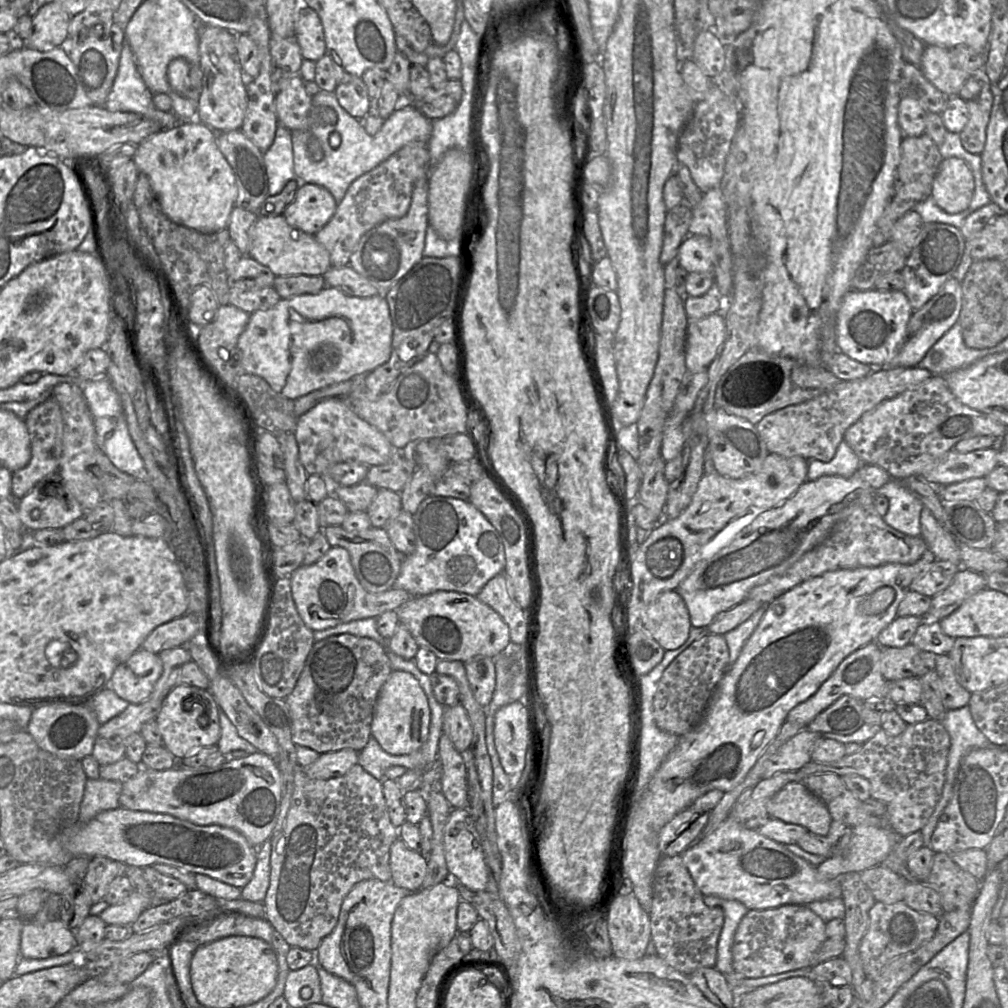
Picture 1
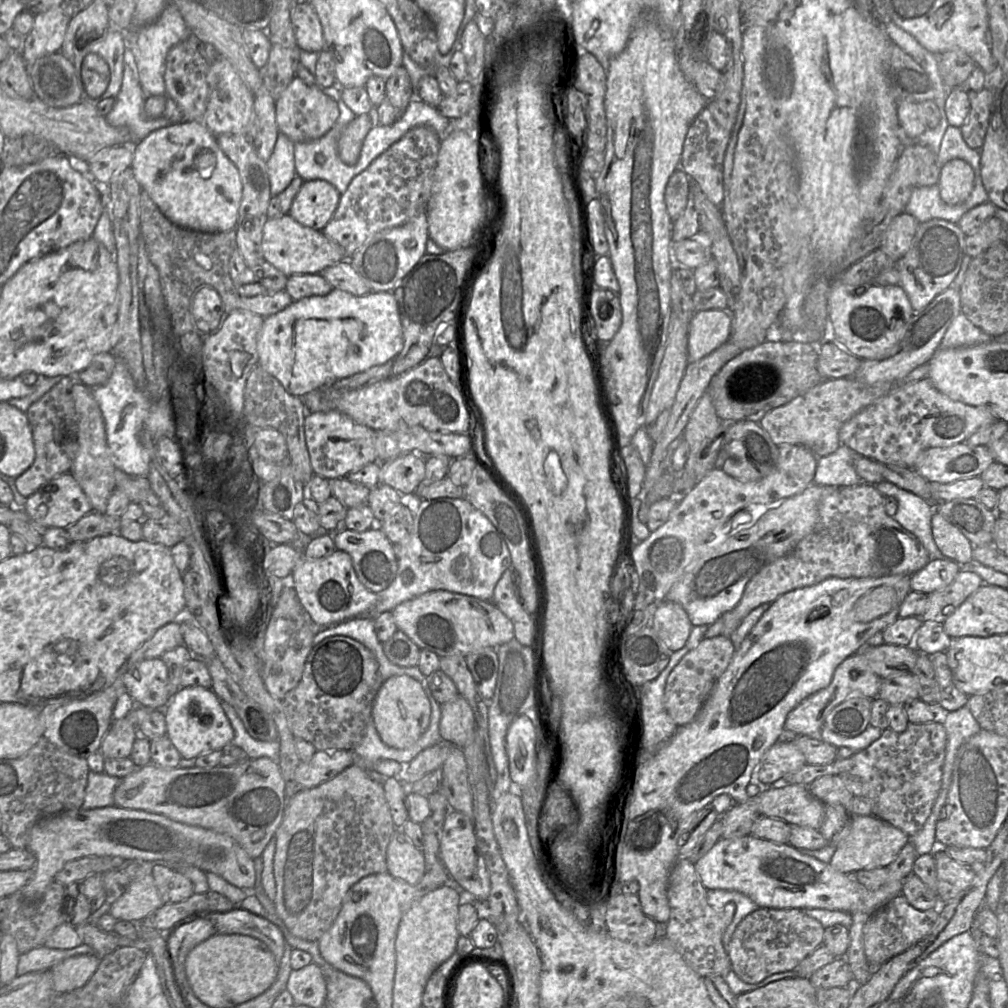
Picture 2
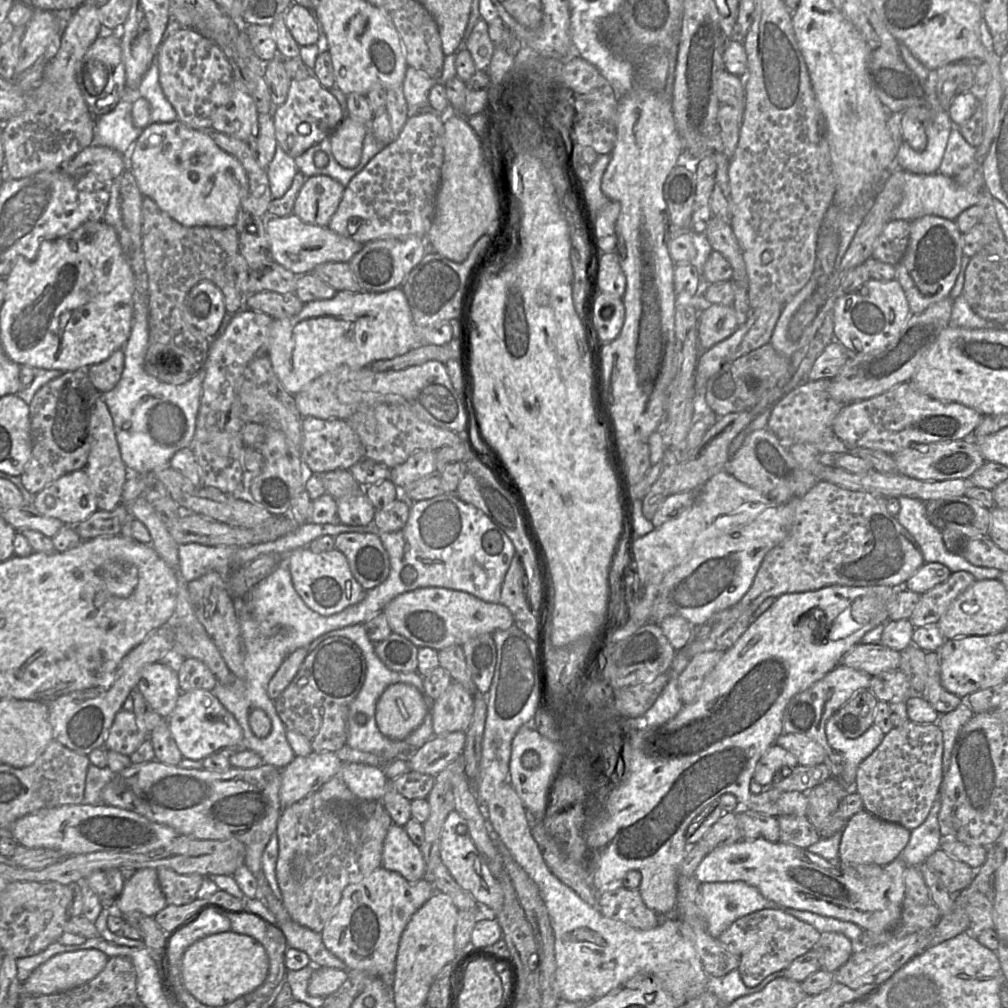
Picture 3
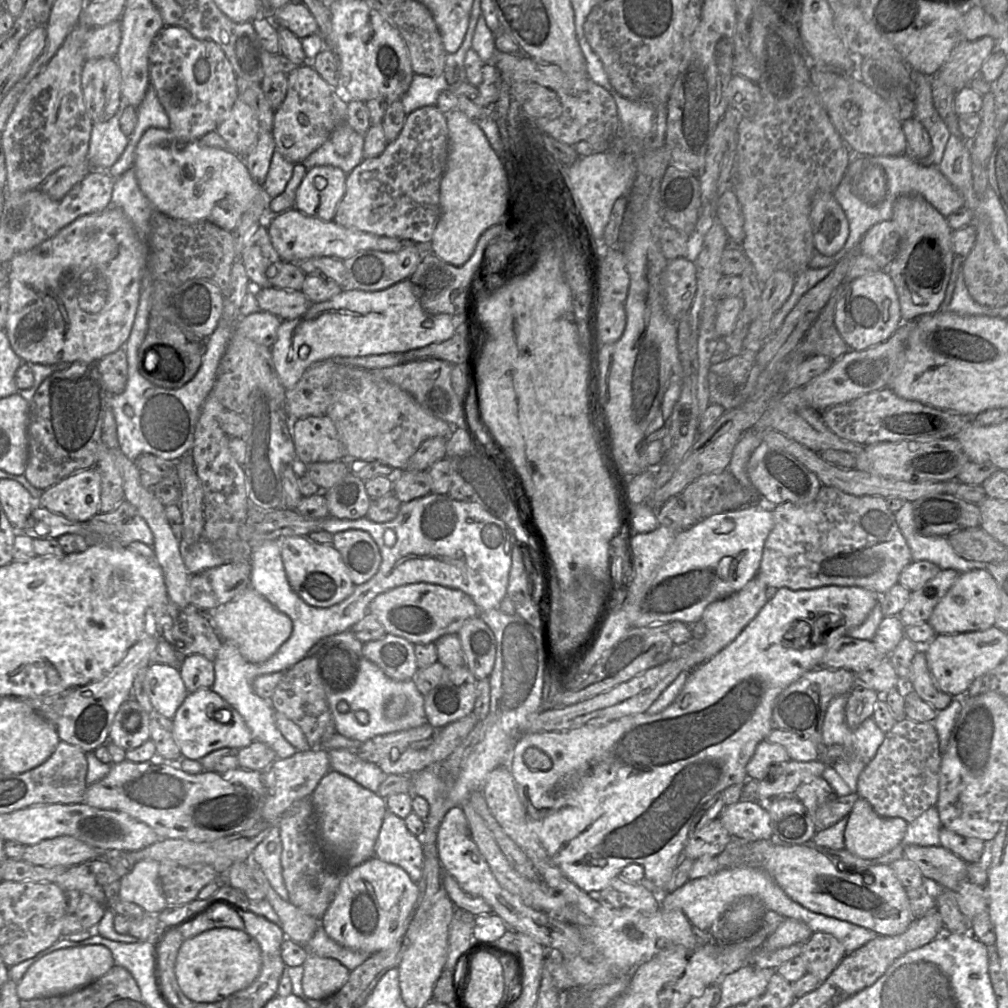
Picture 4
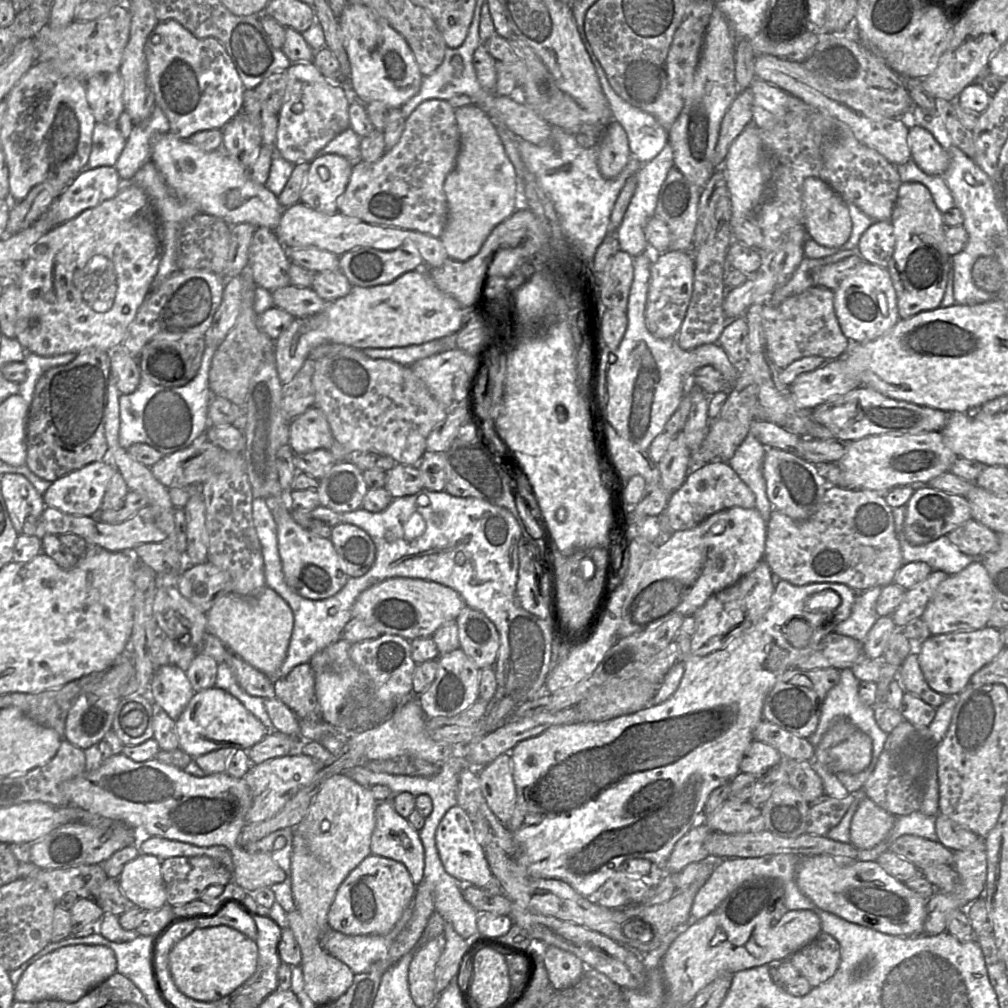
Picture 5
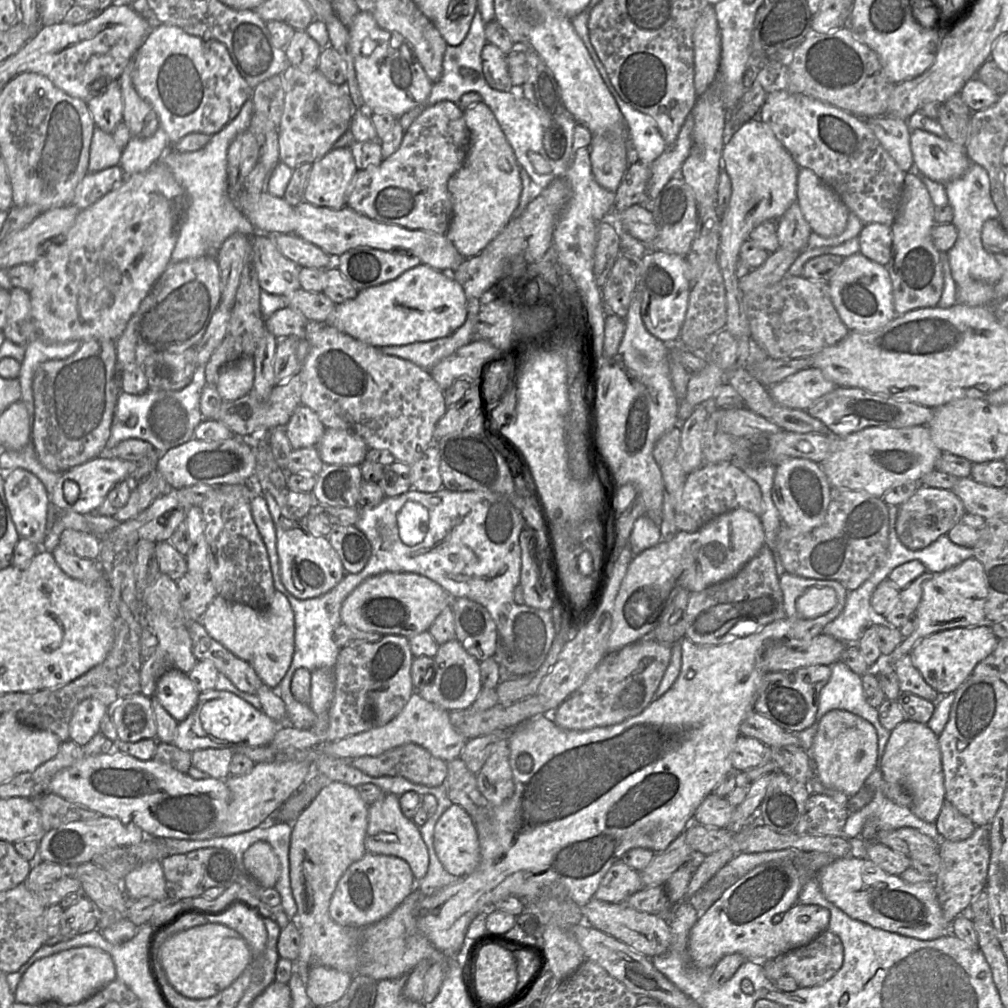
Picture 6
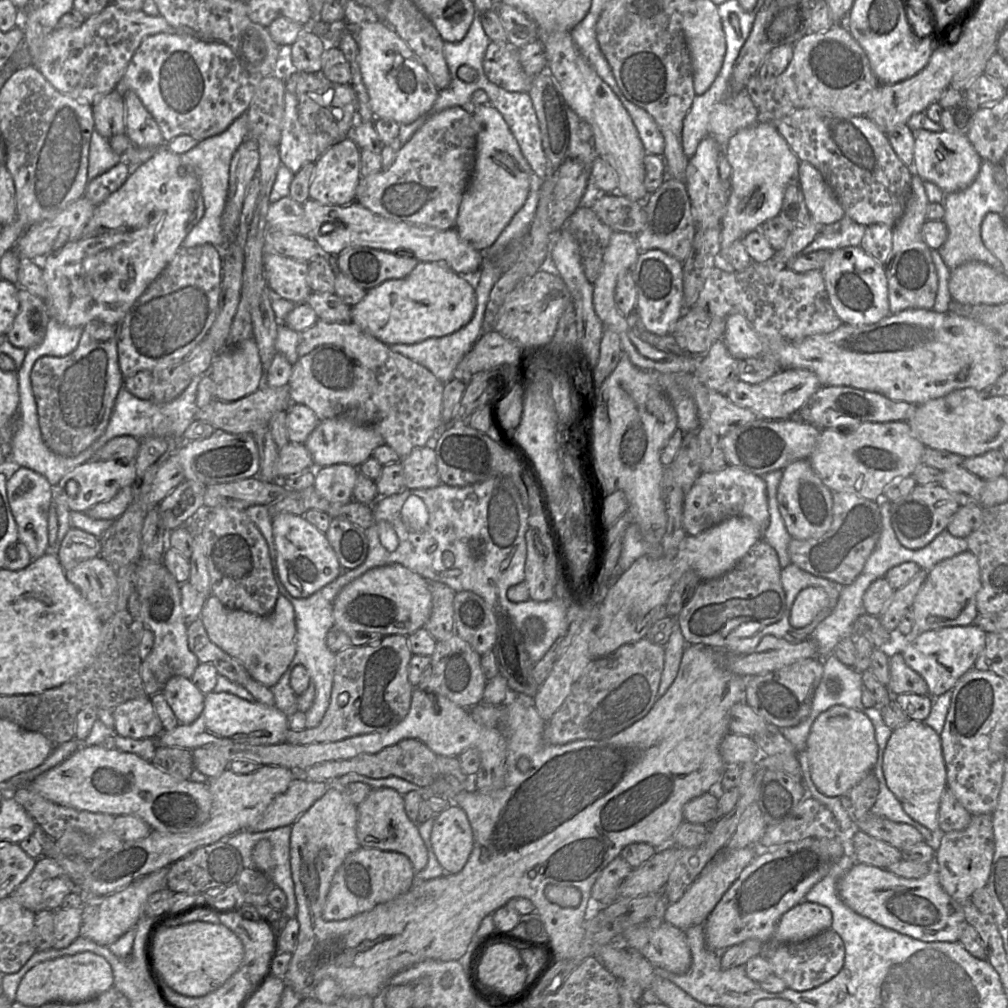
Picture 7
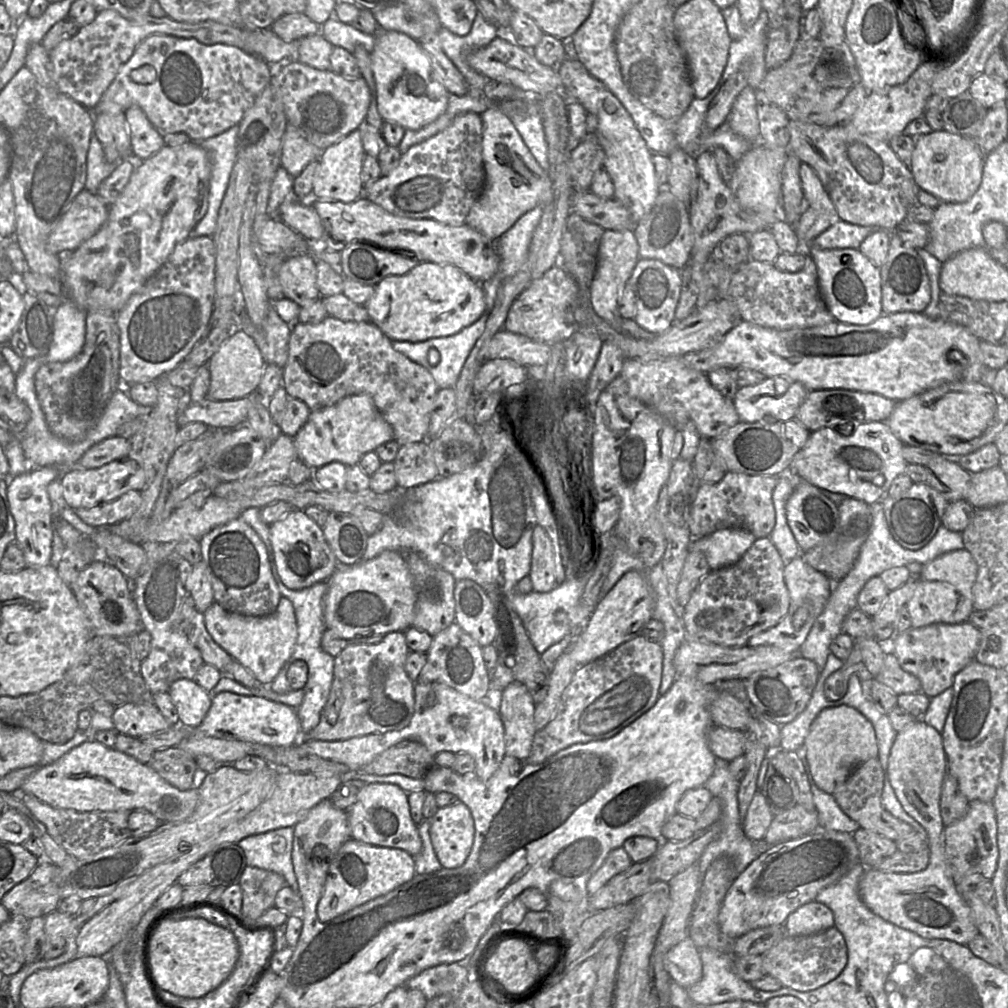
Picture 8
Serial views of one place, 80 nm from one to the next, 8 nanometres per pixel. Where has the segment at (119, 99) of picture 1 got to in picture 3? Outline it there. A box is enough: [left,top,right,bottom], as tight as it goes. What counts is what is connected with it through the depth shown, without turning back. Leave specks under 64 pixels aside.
[94,90,143,154]

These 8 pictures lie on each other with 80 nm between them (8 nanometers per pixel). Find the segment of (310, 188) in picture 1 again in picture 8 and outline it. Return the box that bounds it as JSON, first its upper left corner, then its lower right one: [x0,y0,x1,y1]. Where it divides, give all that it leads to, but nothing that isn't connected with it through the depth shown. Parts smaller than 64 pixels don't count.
[312,128,366,203]

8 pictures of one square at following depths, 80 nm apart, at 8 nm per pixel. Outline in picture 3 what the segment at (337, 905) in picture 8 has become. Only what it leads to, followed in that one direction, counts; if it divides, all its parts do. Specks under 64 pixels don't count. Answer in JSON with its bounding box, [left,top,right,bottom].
[321,866,440,988]

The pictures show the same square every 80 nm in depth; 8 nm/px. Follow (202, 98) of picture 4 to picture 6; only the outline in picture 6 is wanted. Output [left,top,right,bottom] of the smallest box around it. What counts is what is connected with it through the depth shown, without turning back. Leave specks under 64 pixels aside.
[132,24,253,144]

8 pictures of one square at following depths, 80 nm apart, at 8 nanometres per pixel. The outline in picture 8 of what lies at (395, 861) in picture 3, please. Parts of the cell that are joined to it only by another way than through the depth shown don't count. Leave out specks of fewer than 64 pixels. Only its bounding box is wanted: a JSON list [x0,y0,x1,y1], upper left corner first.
[345,783,422,857]

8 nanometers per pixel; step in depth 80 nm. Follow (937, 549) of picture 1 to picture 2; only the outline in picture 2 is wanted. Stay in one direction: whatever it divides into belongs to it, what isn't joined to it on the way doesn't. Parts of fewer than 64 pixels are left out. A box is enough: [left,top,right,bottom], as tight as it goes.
[931,511,973,564]

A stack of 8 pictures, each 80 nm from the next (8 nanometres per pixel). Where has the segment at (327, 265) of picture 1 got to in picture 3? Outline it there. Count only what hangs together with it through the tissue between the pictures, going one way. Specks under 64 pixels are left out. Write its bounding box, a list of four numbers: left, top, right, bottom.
[266,213,364,276]

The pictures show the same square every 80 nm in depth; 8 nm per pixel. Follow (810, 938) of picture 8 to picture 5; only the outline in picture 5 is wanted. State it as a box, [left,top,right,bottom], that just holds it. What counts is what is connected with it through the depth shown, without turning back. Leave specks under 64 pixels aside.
[788,933,841,987]

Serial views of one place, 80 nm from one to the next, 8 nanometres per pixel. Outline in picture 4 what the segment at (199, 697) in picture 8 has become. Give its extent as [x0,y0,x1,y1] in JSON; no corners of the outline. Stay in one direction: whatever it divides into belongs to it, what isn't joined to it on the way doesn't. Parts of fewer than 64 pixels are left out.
[143,663,188,719]

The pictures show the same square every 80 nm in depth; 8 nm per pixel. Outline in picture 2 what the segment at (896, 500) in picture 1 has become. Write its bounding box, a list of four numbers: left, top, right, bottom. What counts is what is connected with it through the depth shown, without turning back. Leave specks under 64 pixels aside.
[875,480,945,559]

